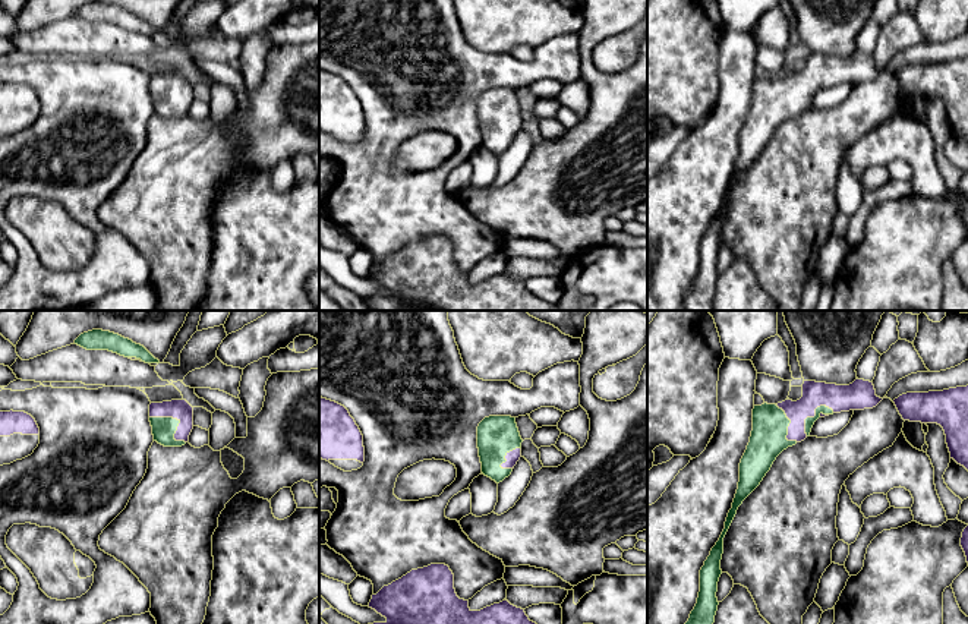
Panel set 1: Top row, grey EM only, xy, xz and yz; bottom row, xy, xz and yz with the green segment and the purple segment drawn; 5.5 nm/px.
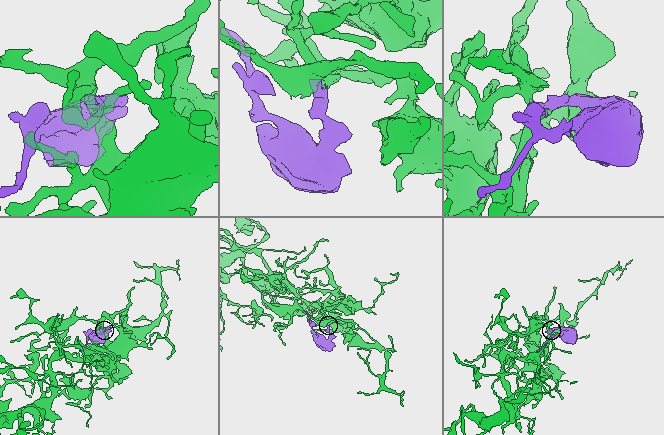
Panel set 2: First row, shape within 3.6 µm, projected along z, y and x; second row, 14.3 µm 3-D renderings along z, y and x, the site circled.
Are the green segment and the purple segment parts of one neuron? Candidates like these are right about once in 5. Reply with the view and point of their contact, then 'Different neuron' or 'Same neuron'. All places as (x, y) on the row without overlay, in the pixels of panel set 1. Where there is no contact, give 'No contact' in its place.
Touches green at xy (177, 93). Same neuron

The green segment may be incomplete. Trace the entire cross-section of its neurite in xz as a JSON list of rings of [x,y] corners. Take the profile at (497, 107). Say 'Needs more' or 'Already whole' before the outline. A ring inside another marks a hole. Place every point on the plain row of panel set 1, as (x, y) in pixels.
Needs more. [[[485,89],[477,98],[482,145],[496,155],[508,149],[521,129],[521,114],[515,89]]]

